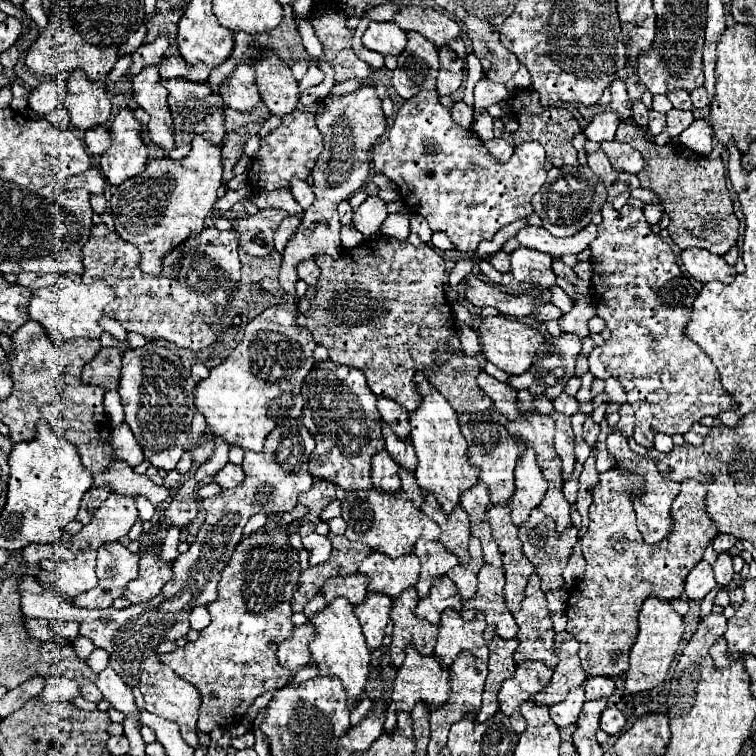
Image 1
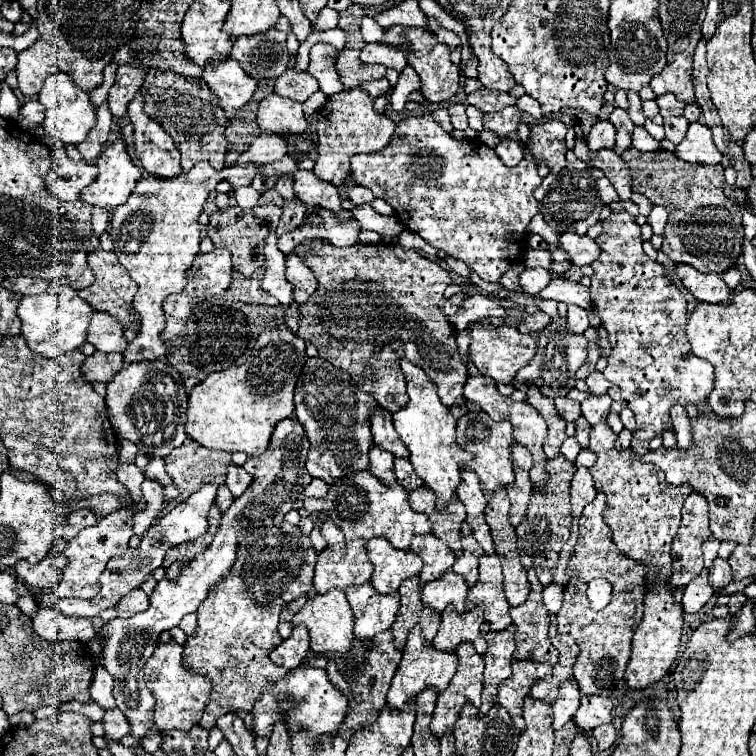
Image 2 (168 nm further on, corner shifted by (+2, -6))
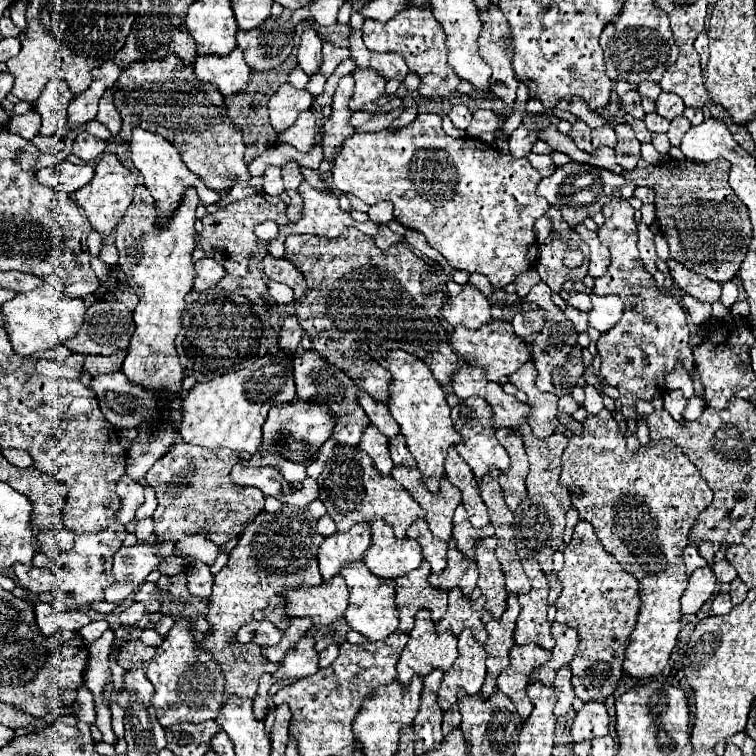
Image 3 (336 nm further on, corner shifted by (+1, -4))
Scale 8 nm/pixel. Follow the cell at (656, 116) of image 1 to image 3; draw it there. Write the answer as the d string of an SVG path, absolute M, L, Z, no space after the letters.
M647 114L645 124L651 132L667 132L669 130L669 120L665 120L663 116L657 116L657 114Z

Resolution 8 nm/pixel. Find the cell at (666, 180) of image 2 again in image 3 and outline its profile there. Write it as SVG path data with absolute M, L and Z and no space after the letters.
M669 158L669 164L645 164L645 160L639 160L633 172L623 172L623 178L635 186L649 186L655 190L657 226L669 244L671 258L715 282L727 282L737 276L737 268L741 266L741 260L745 260L745 248L749 248L751 220L749 210L741 204L741 200L737 200L733 188L729 186L729 162L725 158L713 162Z

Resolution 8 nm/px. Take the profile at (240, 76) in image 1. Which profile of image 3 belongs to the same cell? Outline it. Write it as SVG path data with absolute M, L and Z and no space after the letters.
M235 48L227 56L197 56L193 68L201 82L217 86L223 96L233 96L249 86L251 68L245 64L241 48Z

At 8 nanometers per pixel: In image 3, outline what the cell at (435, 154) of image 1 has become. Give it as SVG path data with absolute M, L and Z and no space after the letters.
M419 114L409 126L397 132L357 132L341 146L331 170L333 186L343 194L355 194L369 206L389 200L395 206L395 220L405 228L421 232L429 246L447 258L447 262L469 274L479 272L489 278L495 288L515 282L519 274L535 268L539 248L535 244L533 224L541 218L549 204L537 196L535 188L541 180L539 172L527 158L513 158L475 138L451 138L441 128L439 114Z

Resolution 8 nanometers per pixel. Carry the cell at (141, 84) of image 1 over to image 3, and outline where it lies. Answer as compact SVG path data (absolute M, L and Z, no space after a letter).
M137 126L137 128L133 128L133 136L131 136L129 146L131 146L131 160L133 160L135 168L141 172L143 184L147 186L151 196L155 198L155 204L157 204L161 220L171 216L171 212L181 202L181 196L183 196L187 186L195 186L197 188L201 204L213 204L213 202L221 200L221 194L211 190L211 188L205 188L205 184L201 184L201 180L197 176L193 176L193 172L183 164L177 148L173 144L165 142L161 136L153 134L153 132L145 132L143 128Z

